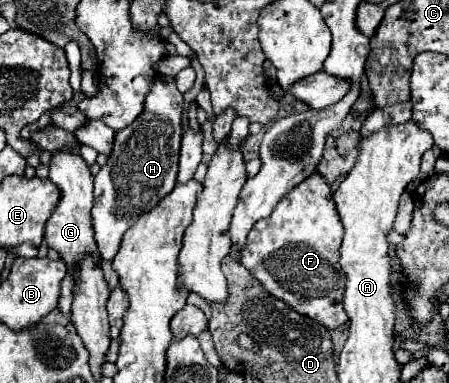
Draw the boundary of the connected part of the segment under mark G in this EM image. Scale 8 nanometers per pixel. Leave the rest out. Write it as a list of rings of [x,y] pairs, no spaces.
[[[57,151],[49,161],[49,179],[61,189],[61,201],[55,207],[51,219],[45,227],[45,241],[49,247],[57,249],[67,265],[79,265],[85,255],[99,257],[93,227],[91,227],[91,207],[93,207],[93,175],[85,159],[73,151]]]

